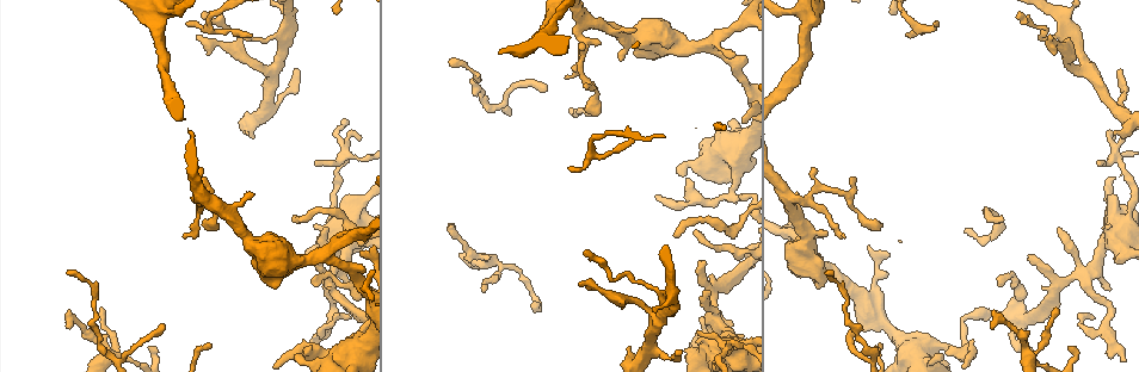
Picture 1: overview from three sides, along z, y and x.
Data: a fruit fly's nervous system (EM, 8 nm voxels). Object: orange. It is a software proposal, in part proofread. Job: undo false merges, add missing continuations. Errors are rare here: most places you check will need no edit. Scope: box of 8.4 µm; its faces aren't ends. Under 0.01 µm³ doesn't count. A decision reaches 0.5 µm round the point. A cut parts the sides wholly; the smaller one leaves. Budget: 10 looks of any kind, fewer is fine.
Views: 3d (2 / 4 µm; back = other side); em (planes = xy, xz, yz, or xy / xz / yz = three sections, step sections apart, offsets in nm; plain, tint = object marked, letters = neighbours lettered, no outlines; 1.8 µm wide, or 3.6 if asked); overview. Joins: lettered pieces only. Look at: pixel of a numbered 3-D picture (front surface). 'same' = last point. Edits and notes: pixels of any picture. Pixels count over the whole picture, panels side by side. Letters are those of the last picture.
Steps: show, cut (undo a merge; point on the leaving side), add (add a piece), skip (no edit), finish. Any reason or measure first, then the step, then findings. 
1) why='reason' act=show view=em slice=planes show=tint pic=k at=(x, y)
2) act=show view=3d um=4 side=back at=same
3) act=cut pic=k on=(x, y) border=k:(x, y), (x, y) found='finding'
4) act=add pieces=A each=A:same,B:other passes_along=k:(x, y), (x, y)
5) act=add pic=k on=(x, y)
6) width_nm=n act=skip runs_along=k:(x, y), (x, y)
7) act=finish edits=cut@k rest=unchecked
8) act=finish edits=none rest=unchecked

why='tapers out' act=show view=em slice=planes show=plain pic=1 at=(1051, 37)

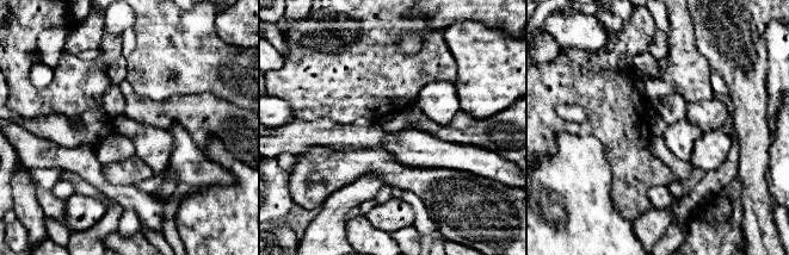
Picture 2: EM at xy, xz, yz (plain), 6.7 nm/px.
act=show view=em slice=planes show=letters at=same

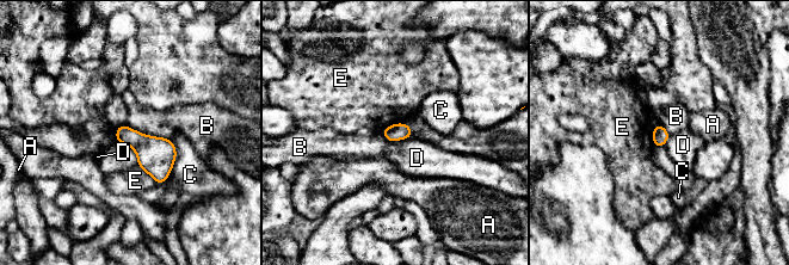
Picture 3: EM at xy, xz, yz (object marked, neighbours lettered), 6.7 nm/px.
width_nm=110 longest_contact=B:340nm act=skip each=A:other,B:other,C:other,D:other,E:other found='none of them fits'

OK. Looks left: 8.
why='three arms meet' act=show view=em slice=xz step=4 show=tint pic=1 at=(342, 157)

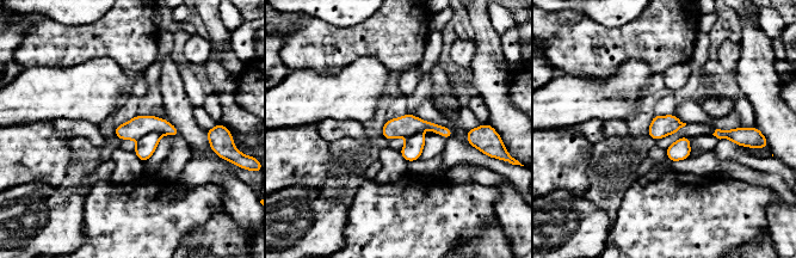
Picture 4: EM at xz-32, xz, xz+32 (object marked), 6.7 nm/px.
why='cut it another way' act=show view=em slice=planes show=letters at=same

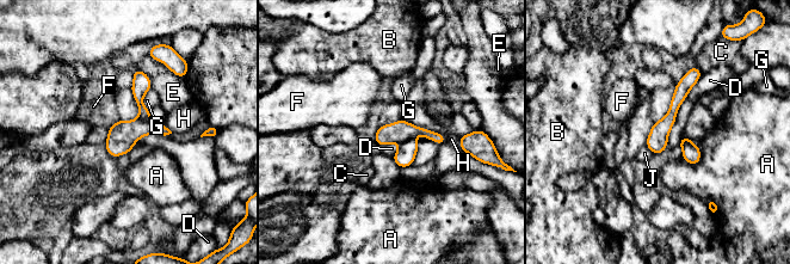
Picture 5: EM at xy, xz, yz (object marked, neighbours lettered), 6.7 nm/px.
act=cut pic=5 on=(123, 135) each=A:other,B:other,C:other,D:other,E:other,F:other,G:other,H:other,J:other border=5:(139, 118), (149, 120) found='two neurons meet here'

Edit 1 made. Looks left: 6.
act=show view=overview

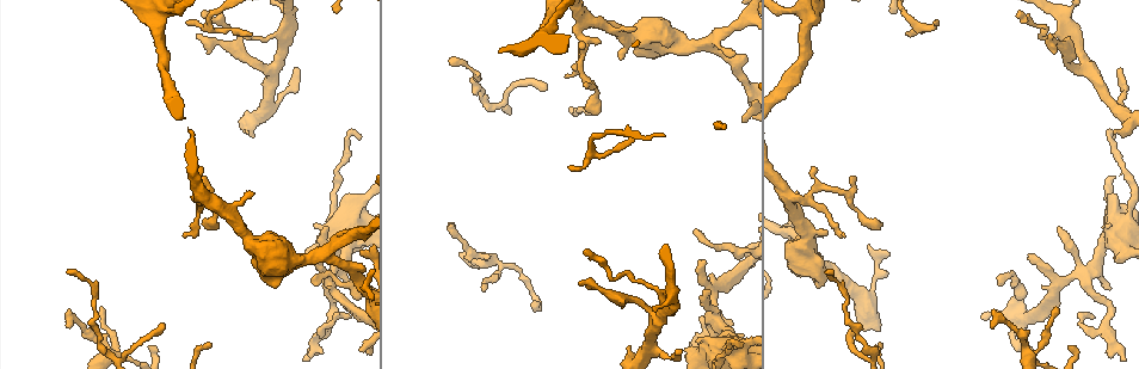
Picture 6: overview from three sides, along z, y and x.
why='branch stops here' act=show view=3d um=2 pic=6 at=(246, 132)

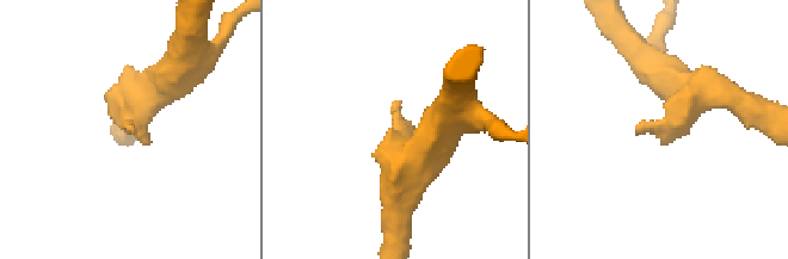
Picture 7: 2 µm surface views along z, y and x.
act=show view=em slice=xy step=16 show=tint pic=7 at=(130, 126)

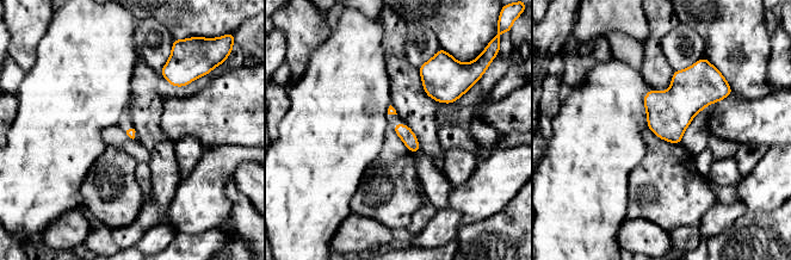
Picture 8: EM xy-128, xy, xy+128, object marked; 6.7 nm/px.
act=show view=em slice=planes show=letters at=same

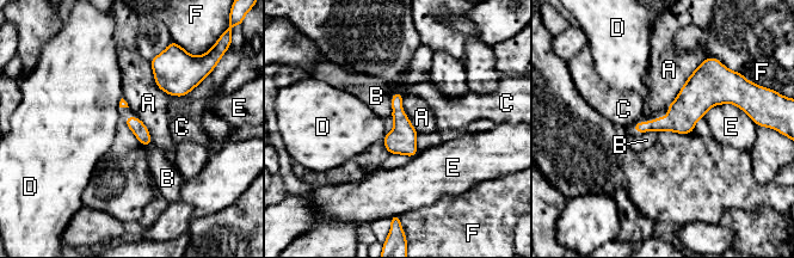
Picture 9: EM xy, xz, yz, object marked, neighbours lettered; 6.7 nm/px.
longest_contact=A:440nm act=skip each=A:other,B:other,C:other,D:other,E:other,F:other runs_along=9:(732, 99), (636, 127) found='none of them fits'

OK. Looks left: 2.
act=finish edits=cut@5 rest=unchecked

